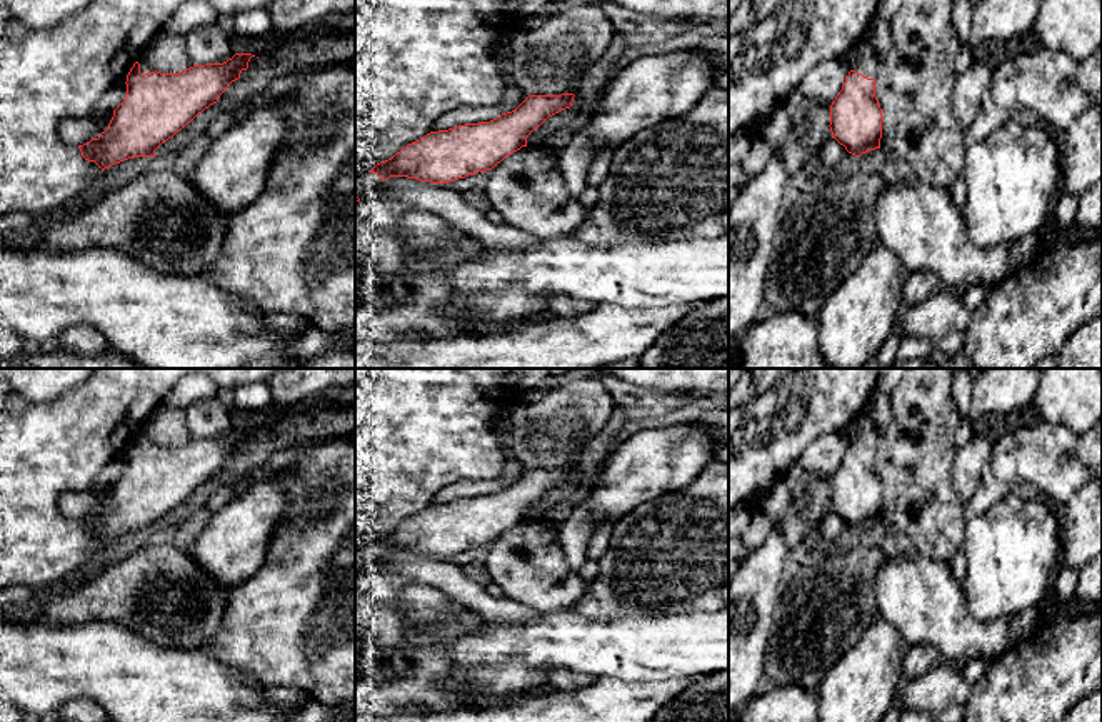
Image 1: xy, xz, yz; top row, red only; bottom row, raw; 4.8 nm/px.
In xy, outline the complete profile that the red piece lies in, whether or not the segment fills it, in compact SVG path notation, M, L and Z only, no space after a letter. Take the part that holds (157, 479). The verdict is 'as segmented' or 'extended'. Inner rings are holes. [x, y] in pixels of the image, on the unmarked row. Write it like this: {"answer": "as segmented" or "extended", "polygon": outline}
{"answer": "extended", "polygon": "M235 427L223 437L193 439L180 447L160 447L140 430L127 449L127 469L98 512L78 519L82 530L95 535L102 545L135 530L155 530L155 524L190 497L198 487L217 477L227 460L248 442L252 427Z"}

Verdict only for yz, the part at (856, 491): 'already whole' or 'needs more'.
needs more

